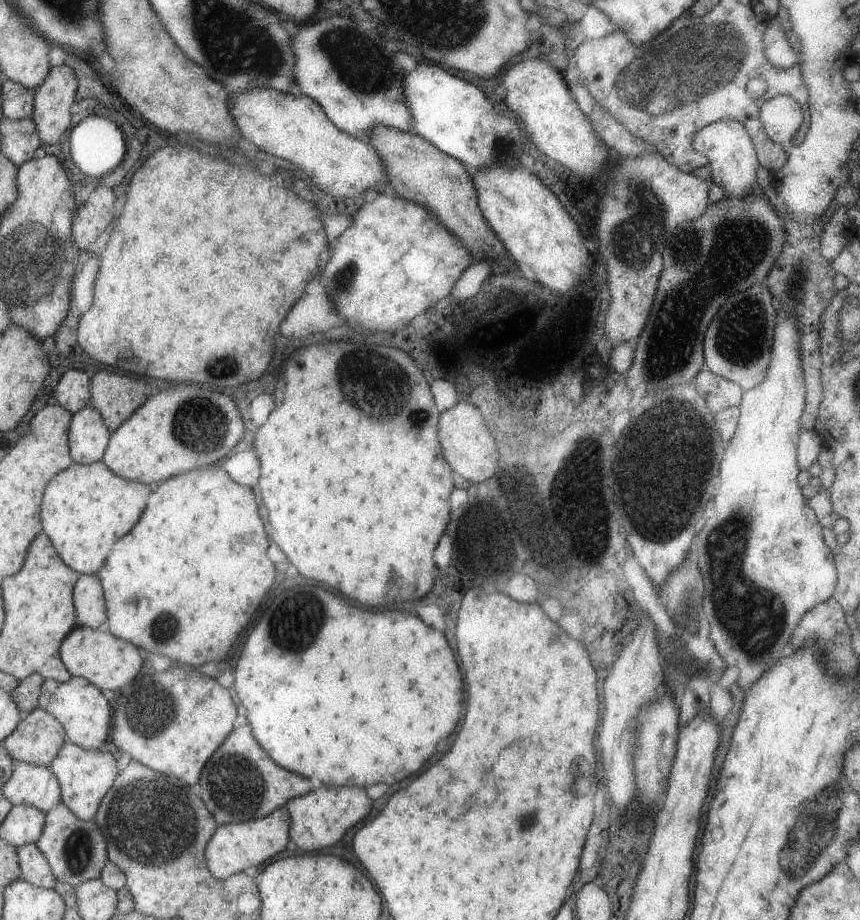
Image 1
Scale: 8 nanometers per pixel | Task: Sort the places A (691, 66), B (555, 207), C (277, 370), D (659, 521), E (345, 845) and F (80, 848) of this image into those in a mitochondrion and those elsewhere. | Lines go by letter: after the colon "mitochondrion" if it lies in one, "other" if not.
A: mitochondrion
B: other
C: other
D: mitochondrion
E: other
F: mitochondrion

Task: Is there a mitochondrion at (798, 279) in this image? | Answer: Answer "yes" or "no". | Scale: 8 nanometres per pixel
yes

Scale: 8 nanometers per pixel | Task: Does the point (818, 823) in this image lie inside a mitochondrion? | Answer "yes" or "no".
yes

